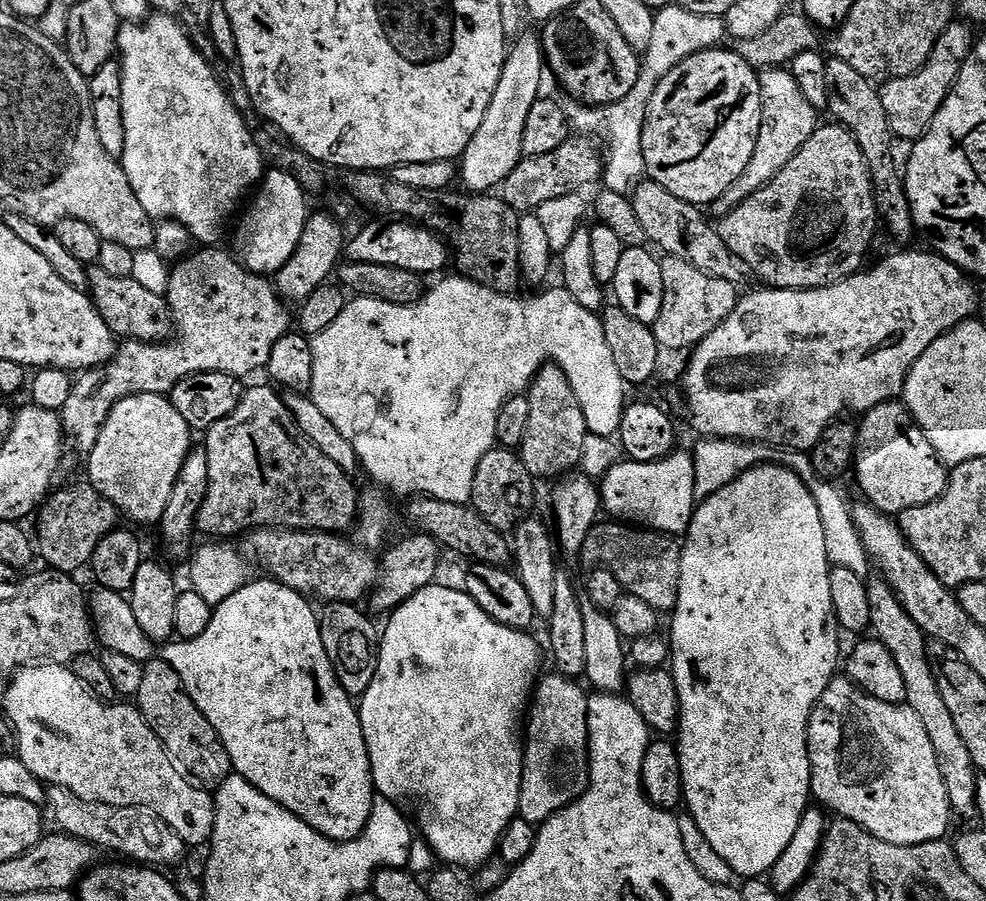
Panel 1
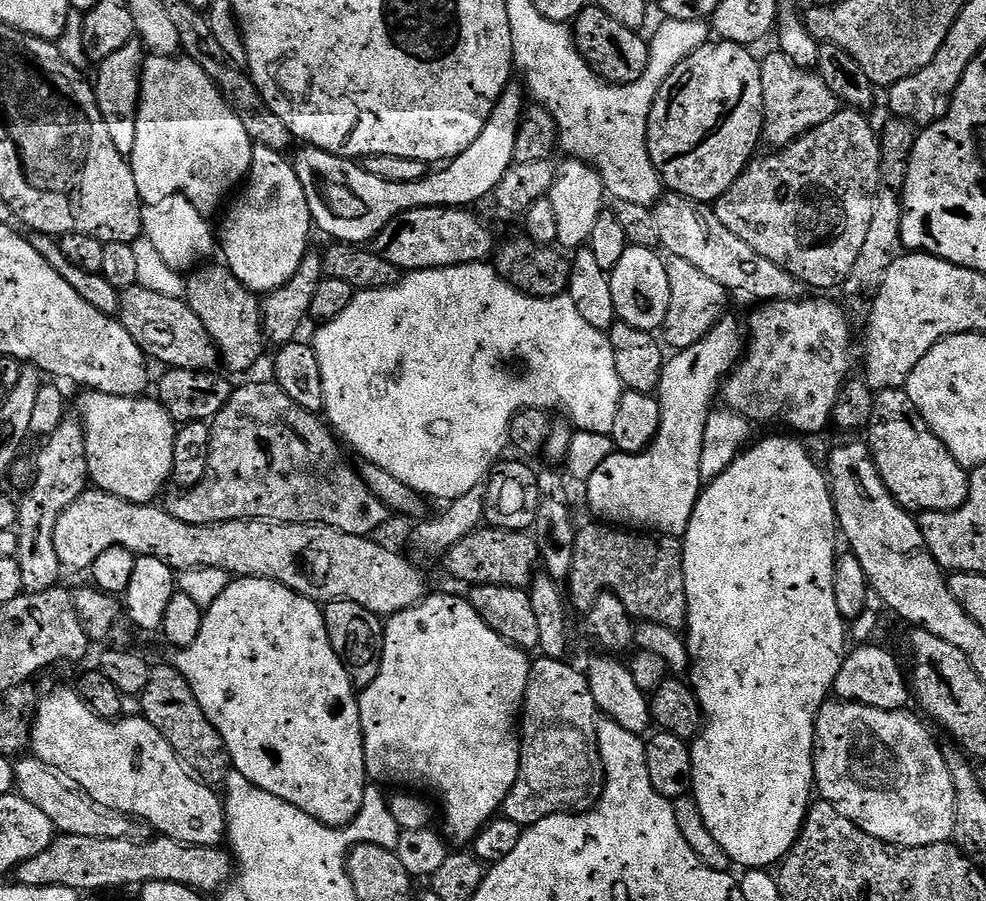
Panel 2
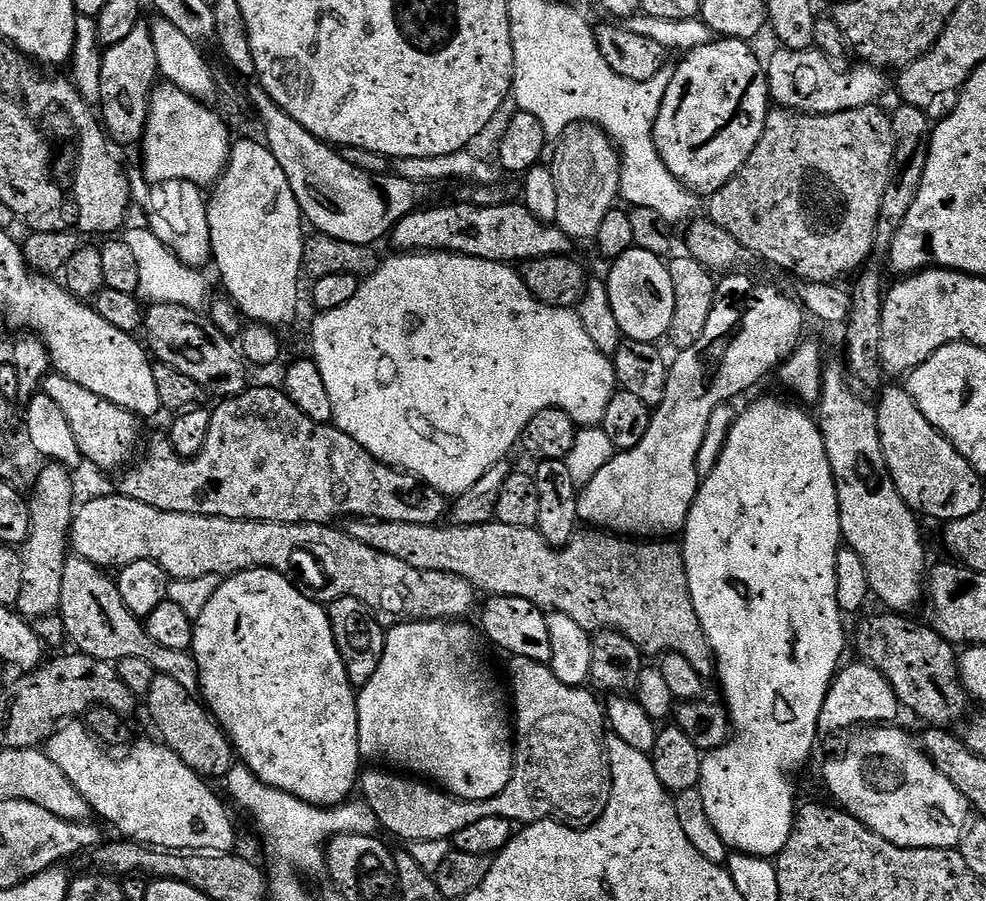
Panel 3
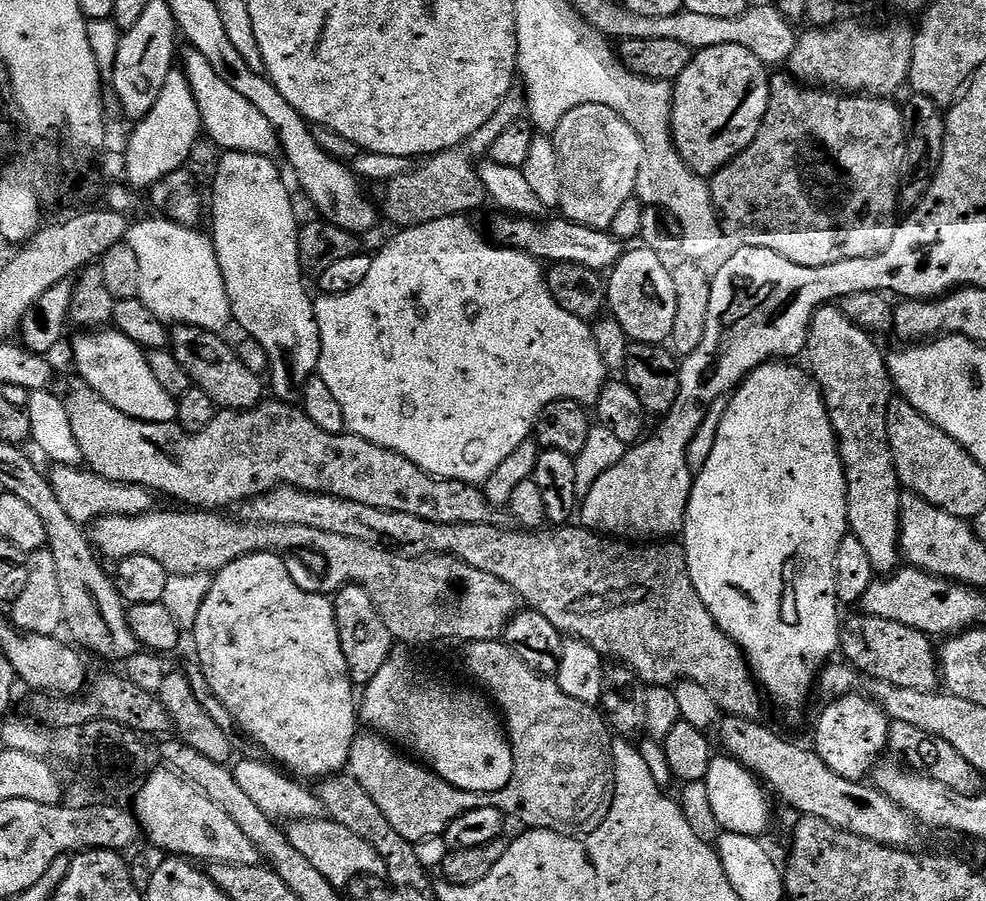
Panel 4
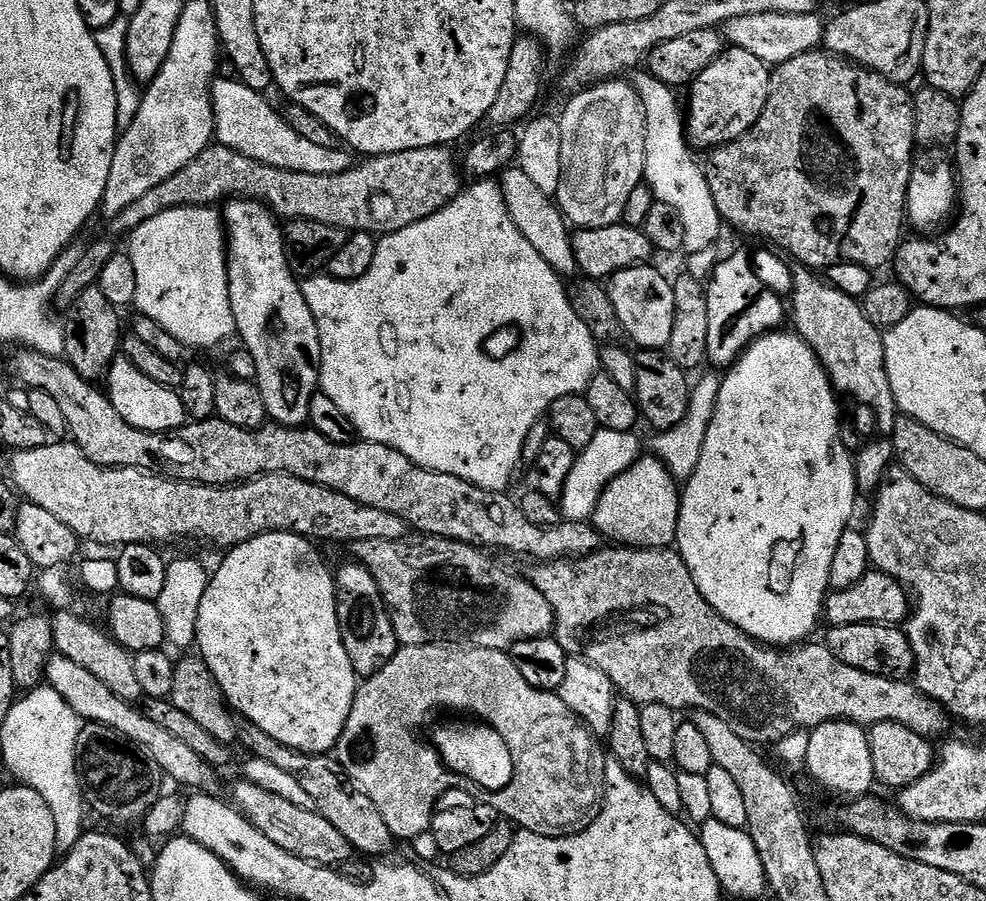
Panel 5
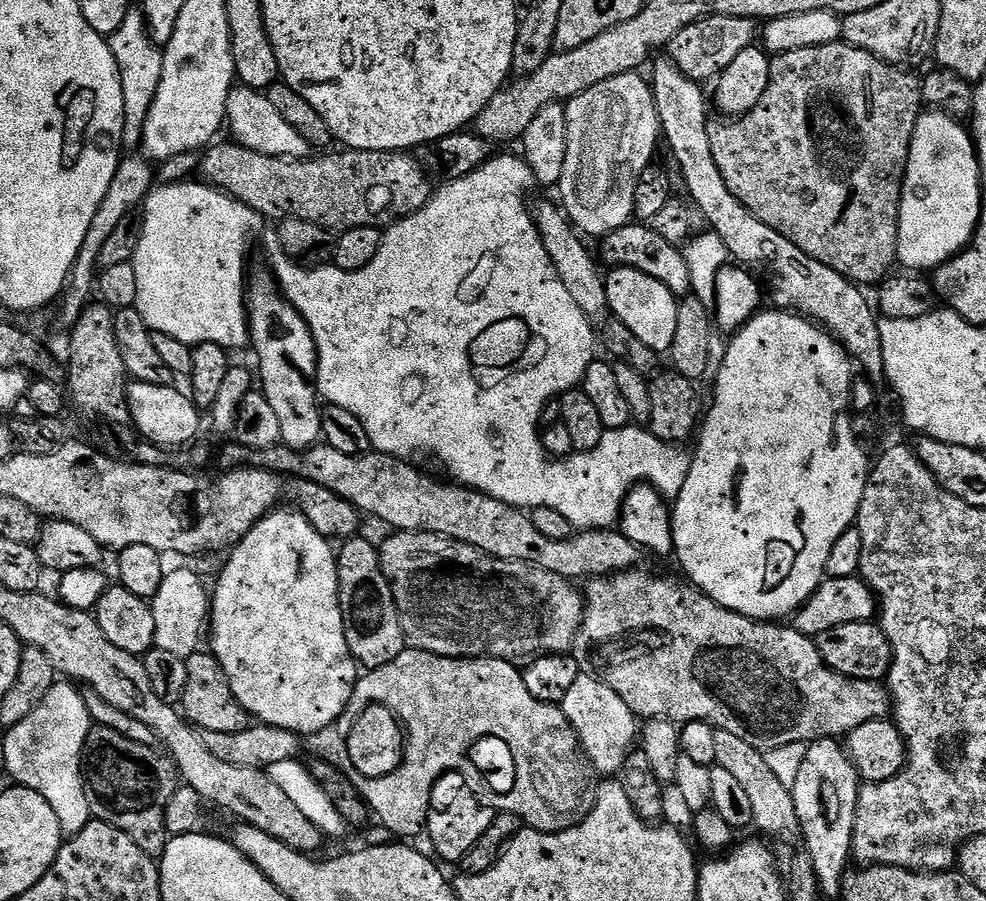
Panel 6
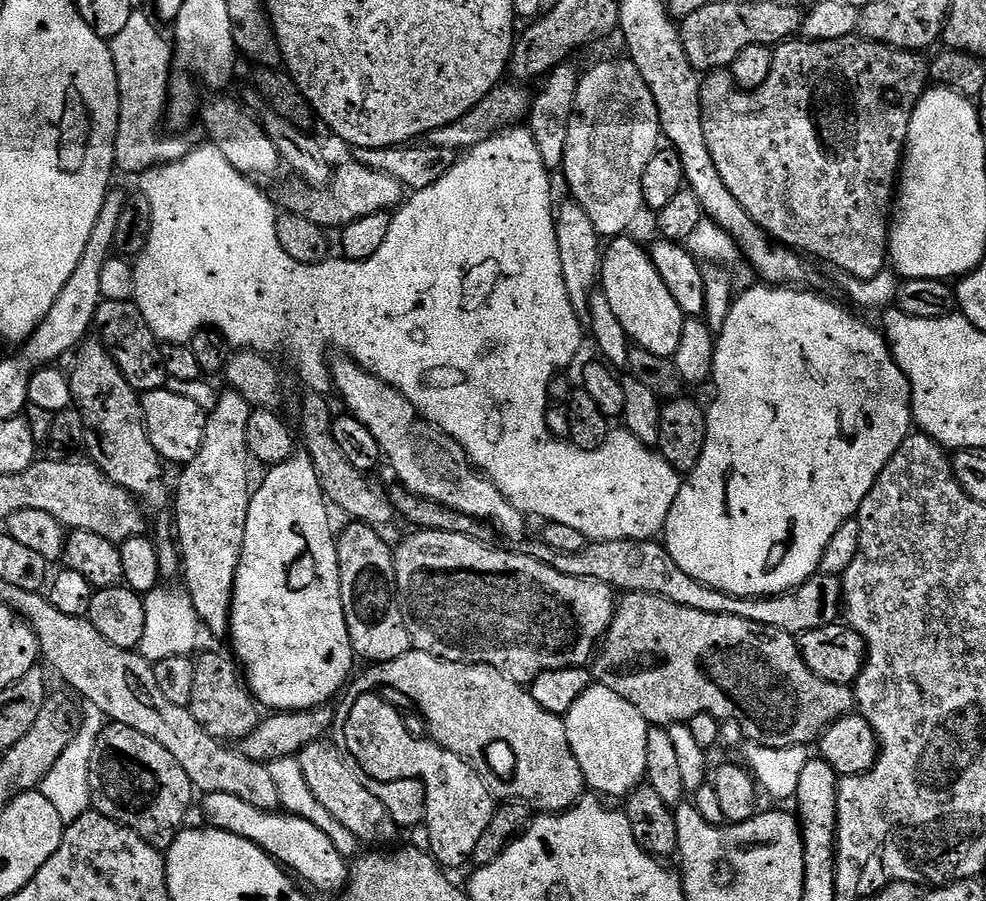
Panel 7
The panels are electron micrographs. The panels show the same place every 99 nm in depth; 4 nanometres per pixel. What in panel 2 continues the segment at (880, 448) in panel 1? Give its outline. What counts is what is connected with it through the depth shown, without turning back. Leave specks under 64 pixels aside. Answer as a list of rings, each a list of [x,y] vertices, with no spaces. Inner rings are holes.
[[[886,388],[877,391],[875,397],[874,414],[866,429],[866,443],[886,490],[913,514],[953,512],[961,508],[968,500],[969,473],[920,417],[920,411],[910,402],[907,391]]]

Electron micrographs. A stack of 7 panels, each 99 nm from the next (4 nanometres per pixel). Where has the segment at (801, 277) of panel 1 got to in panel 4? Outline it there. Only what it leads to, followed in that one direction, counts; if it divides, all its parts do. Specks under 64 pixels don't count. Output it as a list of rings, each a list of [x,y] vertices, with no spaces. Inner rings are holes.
[[[773,75],[770,80],[770,102],[766,106],[766,118],[762,118],[762,126],[758,130],[758,134],[754,138],[754,142],[750,142],[750,146],[746,146],[746,150],[742,150],[734,157],[729,164],[722,166],[716,171],[715,176],[710,180],[710,199],[713,202],[713,208],[717,214],[717,220],[720,223],[723,235],[733,240],[733,245],[741,248],[757,248],[758,250],[774,250],[774,254],[782,254],[782,258],[790,258],[790,262],[794,262],[798,266],[830,266],[830,262],[842,262],[850,258],[870,258],[882,254],[886,250],[886,246],[890,246],[896,233],[898,223],[898,209],[900,208],[900,168],[904,165],[906,158],[906,142],[908,141],[908,131],[904,125],[904,113],[901,105],[891,104],[893,101],[888,98],[878,96],[870,96],[867,94],[841,94],[835,90],[825,90],[820,86],[805,86],[803,83],[797,82],[791,75],[784,76]]]

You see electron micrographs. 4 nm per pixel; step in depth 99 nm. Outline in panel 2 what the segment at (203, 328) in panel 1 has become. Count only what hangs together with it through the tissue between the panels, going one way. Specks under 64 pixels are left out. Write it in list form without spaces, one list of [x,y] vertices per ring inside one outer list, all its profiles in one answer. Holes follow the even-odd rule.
[[[214,263],[196,268],[187,277],[186,299],[194,314],[202,318],[202,326],[206,326],[210,338],[216,344],[219,359],[229,368],[227,371],[248,372],[259,362],[260,355],[266,349],[264,324],[260,320],[260,300],[257,293],[242,286],[242,282],[234,278],[227,266]],[[72,414],[65,415],[63,422],[58,426],[58,430],[51,432],[43,441],[44,449],[42,449],[36,456],[36,477],[33,478],[32,485],[25,490],[24,497],[19,497],[18,500],[20,513],[16,519],[15,534],[18,538],[18,550],[16,551],[15,557],[18,566],[22,566],[22,586],[24,587],[25,592],[41,592],[42,590],[50,590],[61,583],[60,575],[62,575],[62,569],[58,562],[58,553],[54,550],[54,526],[58,526],[58,518],[62,518],[62,510],[66,510],[66,506],[70,506],[70,502],[74,502],[74,498],[78,498],[82,495],[90,484],[88,478],[88,463],[86,462],[86,454],[84,453],[84,426],[75,415],[73,416],[74,417],[72,417]]]

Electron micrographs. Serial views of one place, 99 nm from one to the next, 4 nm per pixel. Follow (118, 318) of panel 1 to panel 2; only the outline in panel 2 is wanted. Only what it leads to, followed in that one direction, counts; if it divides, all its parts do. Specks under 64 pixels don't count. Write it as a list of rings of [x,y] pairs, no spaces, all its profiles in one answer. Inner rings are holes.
[[[142,287],[126,288],[120,294],[118,319],[130,338],[138,342],[144,355],[168,368],[185,368],[195,372],[215,369],[218,364],[216,344],[210,338],[202,318],[194,314],[187,299],[154,294]]]

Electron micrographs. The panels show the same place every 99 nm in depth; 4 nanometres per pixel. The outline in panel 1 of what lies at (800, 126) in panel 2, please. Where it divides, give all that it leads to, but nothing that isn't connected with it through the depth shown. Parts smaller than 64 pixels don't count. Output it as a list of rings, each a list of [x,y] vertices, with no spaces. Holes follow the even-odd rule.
[[[787,67],[766,68],[759,73],[760,93],[762,94],[762,126],[758,130],[758,142],[754,146],[754,158],[750,158],[750,166],[746,166],[744,173],[710,206],[713,217],[723,218],[730,214],[750,194],[758,194],[762,186],[766,186],[778,174],[782,174],[782,166],[798,154],[802,146],[815,134],[818,127],[818,109],[806,102],[806,97],[802,95],[802,90],[798,87],[798,82],[794,82],[791,71]]]

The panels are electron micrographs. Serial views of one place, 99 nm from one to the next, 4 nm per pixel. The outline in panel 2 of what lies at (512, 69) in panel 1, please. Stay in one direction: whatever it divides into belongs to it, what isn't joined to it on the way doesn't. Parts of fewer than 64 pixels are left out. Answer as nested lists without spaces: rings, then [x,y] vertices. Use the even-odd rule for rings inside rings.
[[[510,82],[491,111],[486,126],[469,148],[447,163],[444,170],[431,171],[414,182],[388,182],[343,156],[332,155],[312,145],[299,147],[292,161],[306,192],[313,225],[333,241],[360,246],[373,241],[398,213],[406,210],[473,207],[472,204],[495,193],[500,180],[515,162],[515,139],[525,107],[523,87]]]

